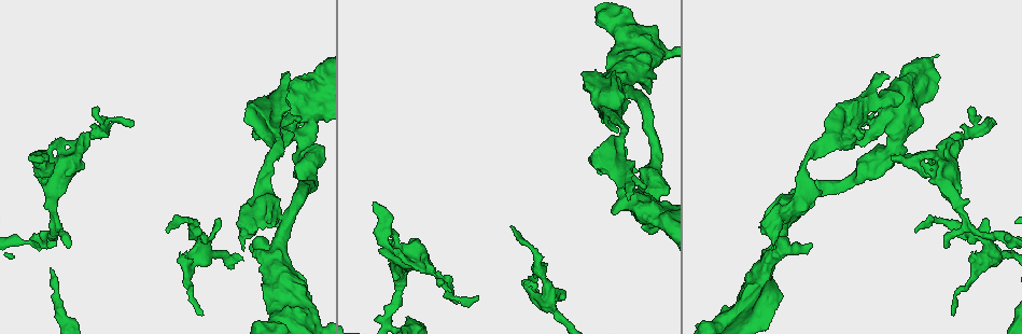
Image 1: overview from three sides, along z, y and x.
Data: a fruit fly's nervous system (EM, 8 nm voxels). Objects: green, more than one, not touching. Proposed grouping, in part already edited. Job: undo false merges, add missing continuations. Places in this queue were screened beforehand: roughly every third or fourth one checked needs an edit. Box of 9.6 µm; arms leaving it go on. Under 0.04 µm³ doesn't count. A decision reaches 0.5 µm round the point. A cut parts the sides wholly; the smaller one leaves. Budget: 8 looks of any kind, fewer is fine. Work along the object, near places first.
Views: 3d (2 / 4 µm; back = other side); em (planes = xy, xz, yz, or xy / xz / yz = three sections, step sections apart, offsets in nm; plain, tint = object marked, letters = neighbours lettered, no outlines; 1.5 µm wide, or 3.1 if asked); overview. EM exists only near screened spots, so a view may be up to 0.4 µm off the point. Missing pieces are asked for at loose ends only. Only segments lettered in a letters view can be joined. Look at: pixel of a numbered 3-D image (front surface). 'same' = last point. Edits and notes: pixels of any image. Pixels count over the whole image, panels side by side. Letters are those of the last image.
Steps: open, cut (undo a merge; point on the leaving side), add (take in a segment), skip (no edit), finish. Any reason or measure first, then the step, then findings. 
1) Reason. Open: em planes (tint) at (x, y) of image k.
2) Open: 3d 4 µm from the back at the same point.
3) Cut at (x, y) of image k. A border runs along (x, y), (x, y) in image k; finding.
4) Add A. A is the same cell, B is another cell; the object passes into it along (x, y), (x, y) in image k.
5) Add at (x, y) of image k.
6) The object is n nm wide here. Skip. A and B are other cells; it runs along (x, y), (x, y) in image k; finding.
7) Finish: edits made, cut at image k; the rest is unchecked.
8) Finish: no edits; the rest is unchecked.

An open end. Open: em xz step 4 (letters) at (892, 157) of image 1.

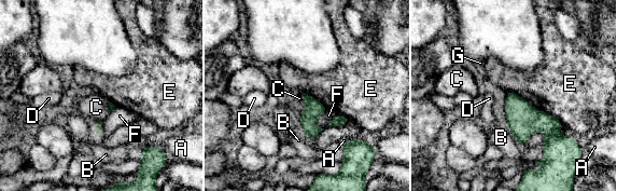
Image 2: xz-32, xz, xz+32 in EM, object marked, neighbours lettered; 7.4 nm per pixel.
The longest contact is with E, 500 nm. Skip. A, B, C, D, E, F and G are other cells; no lettered segment goes on from it.

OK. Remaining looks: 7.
Thin end. Open: em xz step 8 (letters) at (131, 125) of image 1.

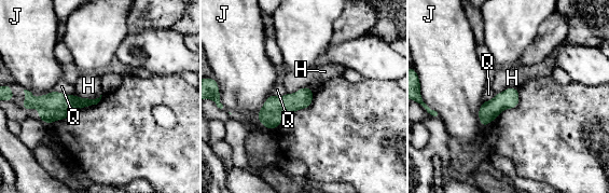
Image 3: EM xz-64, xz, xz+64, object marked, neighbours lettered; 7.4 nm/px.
Skip. H, J and Q are other cells; no lettered segment goes on from it.

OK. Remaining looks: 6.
Calibre changes. Open: em planes (letters) at (863, 141) of image 1.

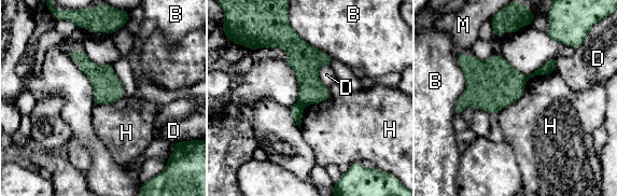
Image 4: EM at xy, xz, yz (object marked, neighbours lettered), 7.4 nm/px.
Cut at (311, 90) of image 4. B, D, H and M are other cells; the part that leaves runs along (277, 19), (325, 96) in image 4; two cells meet here.

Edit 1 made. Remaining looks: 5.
Finish: edits made, cut at image 4; the rest is unchecked.

